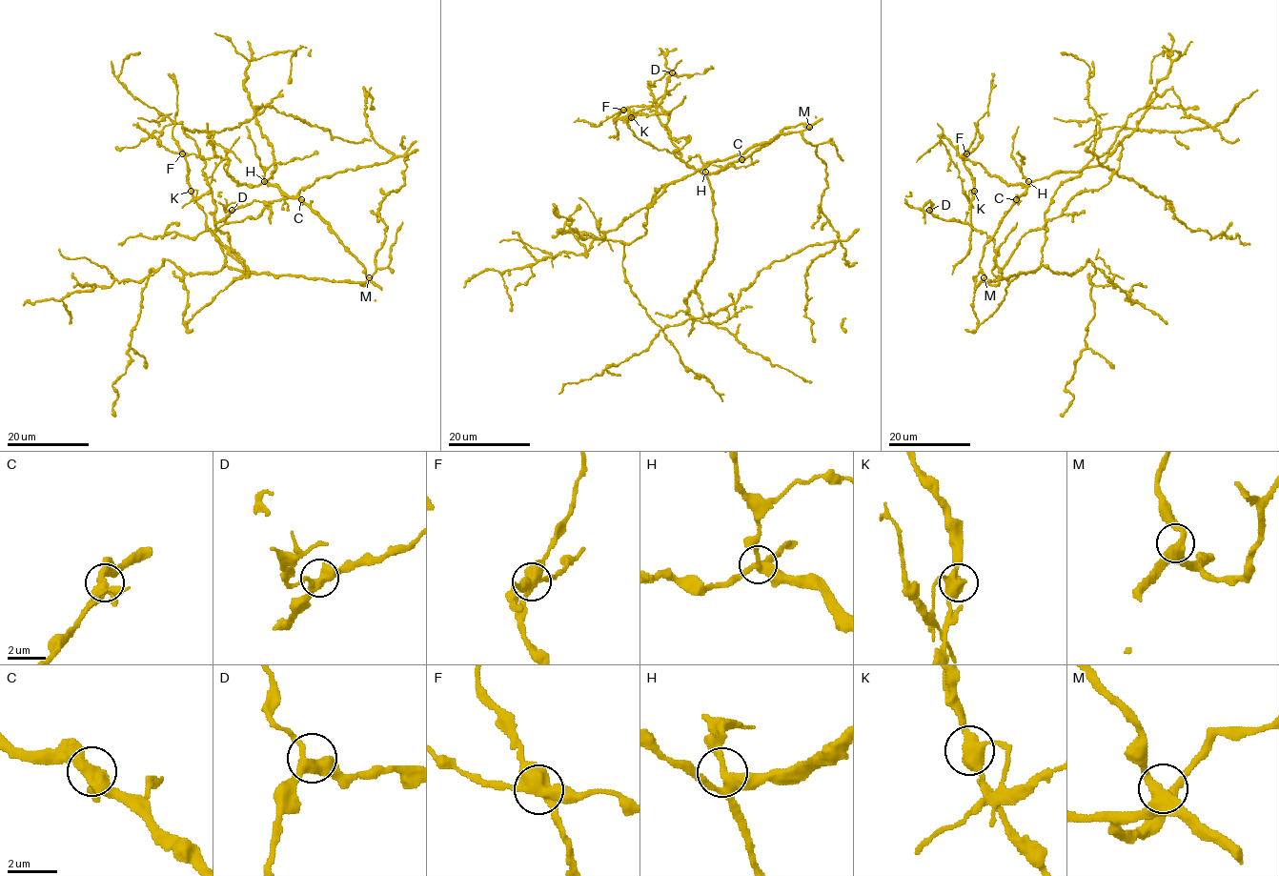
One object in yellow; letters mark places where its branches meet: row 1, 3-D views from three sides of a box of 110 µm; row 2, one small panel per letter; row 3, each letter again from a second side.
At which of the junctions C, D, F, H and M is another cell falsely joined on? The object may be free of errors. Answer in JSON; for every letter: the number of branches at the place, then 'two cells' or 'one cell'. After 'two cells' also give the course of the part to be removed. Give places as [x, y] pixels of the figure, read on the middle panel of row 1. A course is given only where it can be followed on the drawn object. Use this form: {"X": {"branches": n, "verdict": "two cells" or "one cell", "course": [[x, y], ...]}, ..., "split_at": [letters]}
{"C": {"branches": 3, "verdict": "one cell"}, "D": {"branches": 3, "verdict": "one cell"}, "F": {"branches": 4, "verdict": "two cells", "course": [[623, 110], [628, 109], [630, 116], [668, 113], [685, 95]]}, "H": {"branches": 4, "verdict": "one cell"}, "M": {"branches": 3, "verdict": "one cell"}, "split_at": ["F"]}

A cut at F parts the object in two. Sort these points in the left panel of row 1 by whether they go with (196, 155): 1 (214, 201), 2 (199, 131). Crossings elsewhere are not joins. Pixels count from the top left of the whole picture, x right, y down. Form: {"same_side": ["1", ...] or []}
{"same_side": ["1", "2"]}

